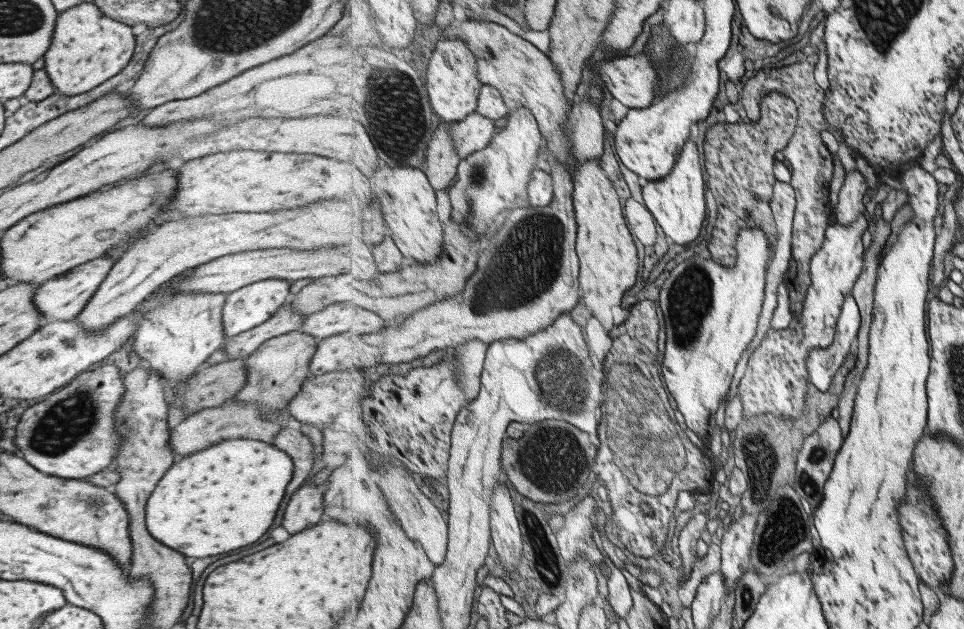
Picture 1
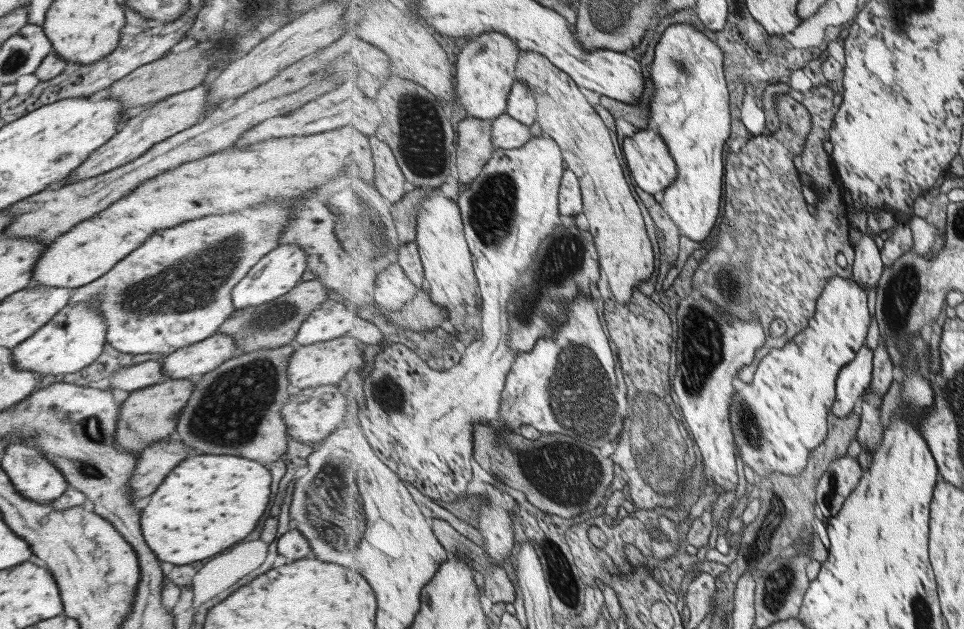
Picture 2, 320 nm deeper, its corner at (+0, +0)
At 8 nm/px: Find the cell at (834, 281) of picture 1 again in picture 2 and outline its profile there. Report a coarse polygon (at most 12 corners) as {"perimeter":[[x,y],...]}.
{"perimeter":[[828,280],[810,325],[729,406],[744,466],[803,474],[839,371],[867,342],[866,287]]}

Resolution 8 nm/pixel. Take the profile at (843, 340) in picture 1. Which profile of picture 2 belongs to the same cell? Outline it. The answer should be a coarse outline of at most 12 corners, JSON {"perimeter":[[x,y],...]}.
{"perimeter":[[865,345],[839,371],[831,412],[843,418],[873,381],[874,351]]}

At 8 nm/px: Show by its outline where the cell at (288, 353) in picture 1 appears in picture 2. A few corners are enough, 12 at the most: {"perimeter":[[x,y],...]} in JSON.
{"perimeter":[[292,343],[194,378],[174,436],[203,454],[283,458]]}

